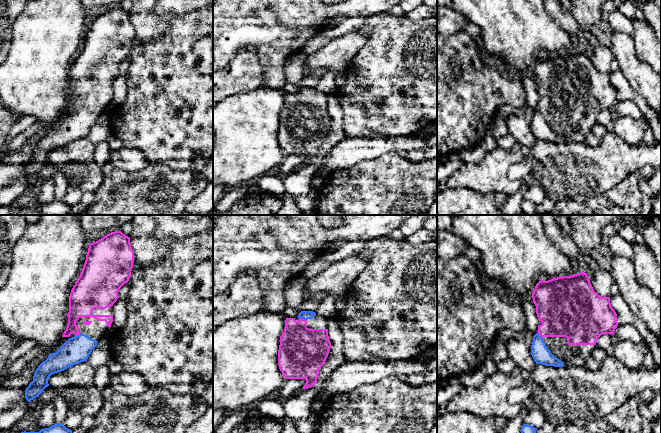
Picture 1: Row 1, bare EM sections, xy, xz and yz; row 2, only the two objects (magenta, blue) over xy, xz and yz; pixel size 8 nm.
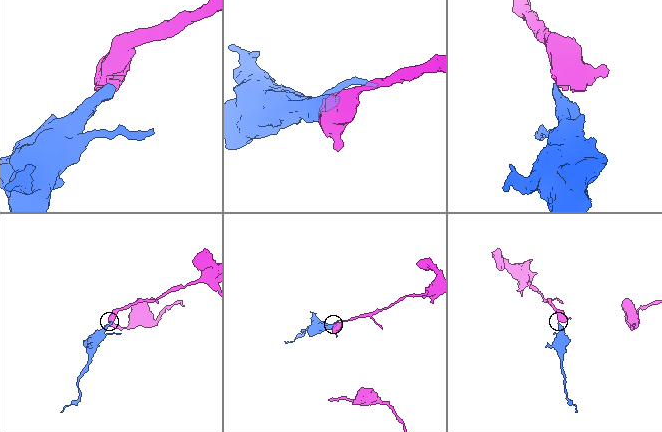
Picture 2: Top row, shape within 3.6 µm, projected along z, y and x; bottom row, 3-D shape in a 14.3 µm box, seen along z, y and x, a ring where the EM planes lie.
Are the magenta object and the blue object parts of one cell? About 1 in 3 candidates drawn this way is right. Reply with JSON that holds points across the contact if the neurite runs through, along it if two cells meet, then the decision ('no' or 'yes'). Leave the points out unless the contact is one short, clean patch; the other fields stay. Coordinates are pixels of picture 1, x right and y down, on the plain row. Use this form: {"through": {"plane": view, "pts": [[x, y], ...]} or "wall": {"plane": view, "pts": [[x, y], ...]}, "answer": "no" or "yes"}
{"through": {"plane": "xz", "pts": [[302, 126], [302, 95], [305, 91]]}, "answer": "yes"}

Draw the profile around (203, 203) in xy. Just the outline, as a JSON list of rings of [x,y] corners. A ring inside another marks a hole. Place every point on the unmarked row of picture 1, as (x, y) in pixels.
[[[213,181],[185,207],[193,215],[209,214],[213,210]]]

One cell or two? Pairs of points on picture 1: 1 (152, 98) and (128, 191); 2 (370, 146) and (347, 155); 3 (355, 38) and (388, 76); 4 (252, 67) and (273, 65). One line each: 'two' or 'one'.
1: two
2: one
3: two
4: two

